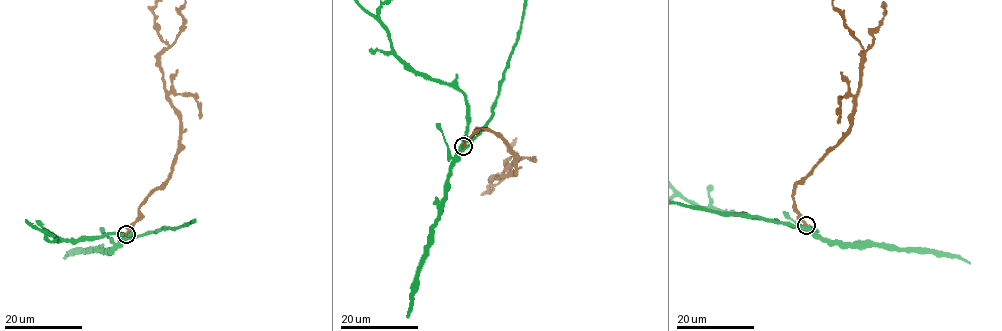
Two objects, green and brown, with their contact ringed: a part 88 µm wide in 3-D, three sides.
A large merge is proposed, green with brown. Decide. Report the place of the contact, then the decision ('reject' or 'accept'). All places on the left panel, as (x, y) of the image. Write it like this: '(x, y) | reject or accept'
(126, 234) | accept

